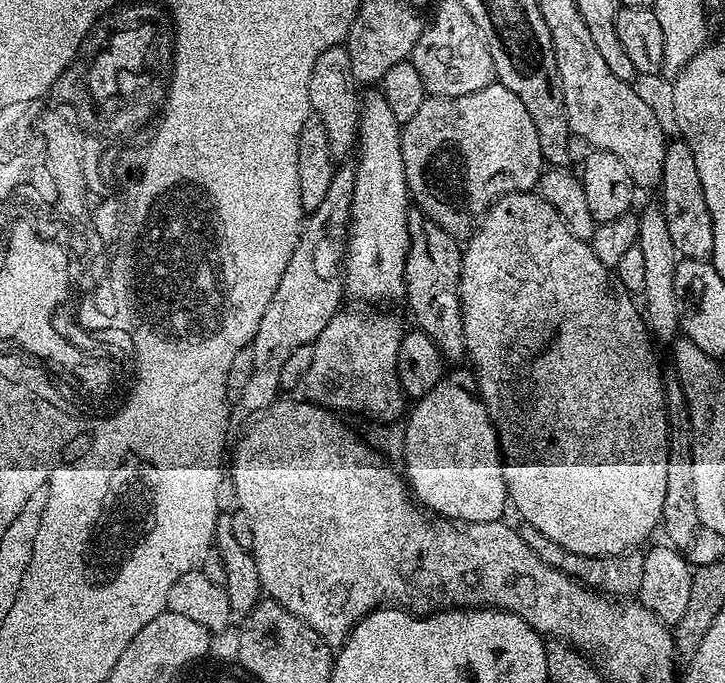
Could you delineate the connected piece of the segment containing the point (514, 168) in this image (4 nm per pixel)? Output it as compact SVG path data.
M499 82L488 84L474 94L461 96L428 96L418 114L400 129L402 166L411 203L429 216L446 234L457 238L473 231L478 217L489 205L511 192L530 192L540 183L540 174L546 167L542 146L538 146L538 130L522 106L518 94L506 90Z

